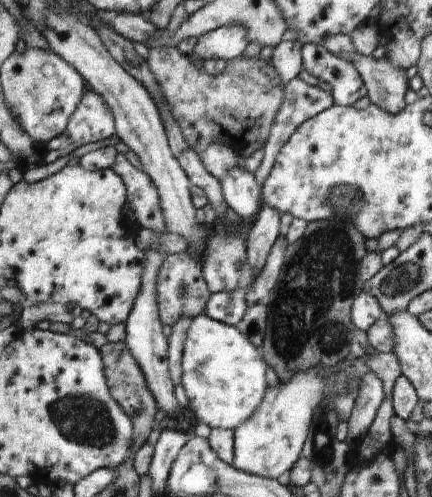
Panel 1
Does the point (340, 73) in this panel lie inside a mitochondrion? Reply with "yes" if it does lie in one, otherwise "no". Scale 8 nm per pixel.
yes

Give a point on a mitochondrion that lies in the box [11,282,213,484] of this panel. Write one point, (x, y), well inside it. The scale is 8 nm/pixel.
(91, 425)

